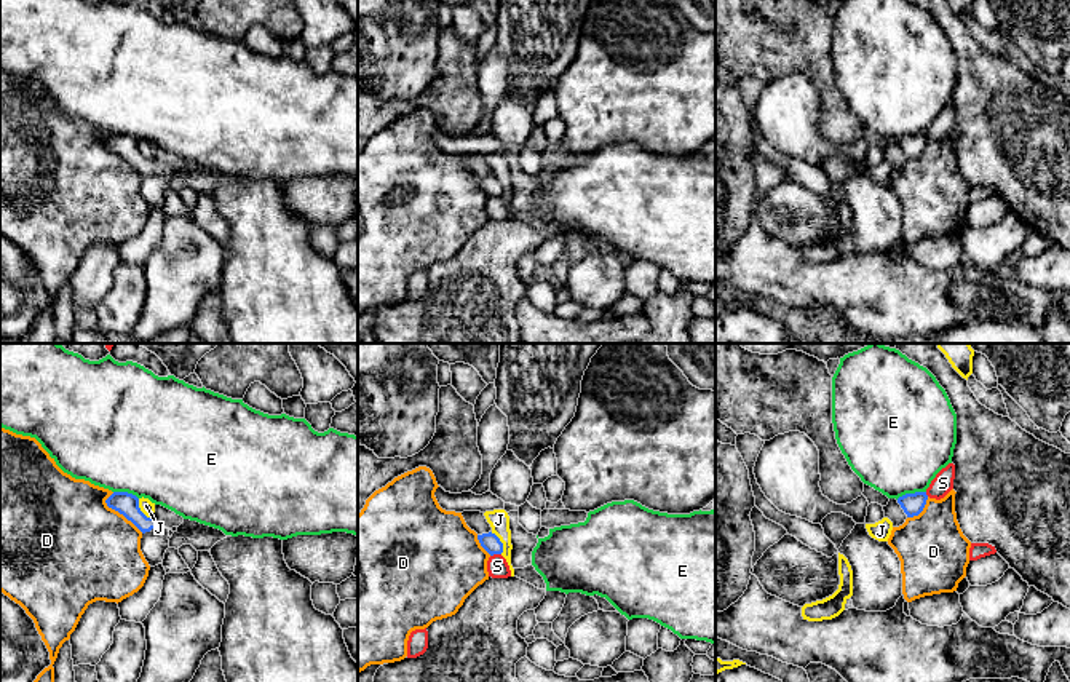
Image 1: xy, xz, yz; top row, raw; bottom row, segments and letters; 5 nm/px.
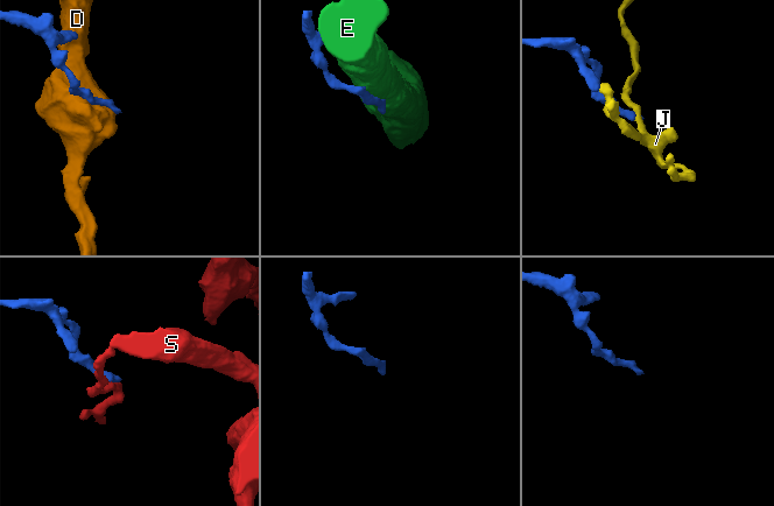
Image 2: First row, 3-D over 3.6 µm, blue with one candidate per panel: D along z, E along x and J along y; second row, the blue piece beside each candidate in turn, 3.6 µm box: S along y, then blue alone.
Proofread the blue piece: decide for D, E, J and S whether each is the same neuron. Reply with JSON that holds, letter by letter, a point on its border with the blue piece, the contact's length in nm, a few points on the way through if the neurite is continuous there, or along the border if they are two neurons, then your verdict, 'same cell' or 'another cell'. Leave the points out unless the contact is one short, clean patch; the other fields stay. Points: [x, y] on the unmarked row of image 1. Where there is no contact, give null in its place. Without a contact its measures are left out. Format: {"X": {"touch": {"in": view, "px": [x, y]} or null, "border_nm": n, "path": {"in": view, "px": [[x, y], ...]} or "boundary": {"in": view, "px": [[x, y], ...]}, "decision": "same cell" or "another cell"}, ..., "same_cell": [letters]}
{"D": {"touch": {"in": "xy", "px": [118, 154]}, "border_nm": 260, "decision": "another cell"}, "E": {"touch": {"in": "yz", "px": [911, 136]}, "border_nm": 160, "decision": "another cell"}, "J": {"touch": {"in": "xy", "px": [139, 152]}, "border_nm": 130, "decision": "another cell"}, "S": {"touch": {"in": "xz", "px": [495, 195]}, "border_nm": 60, "decision": "another cell"}, "same_cell": []}

